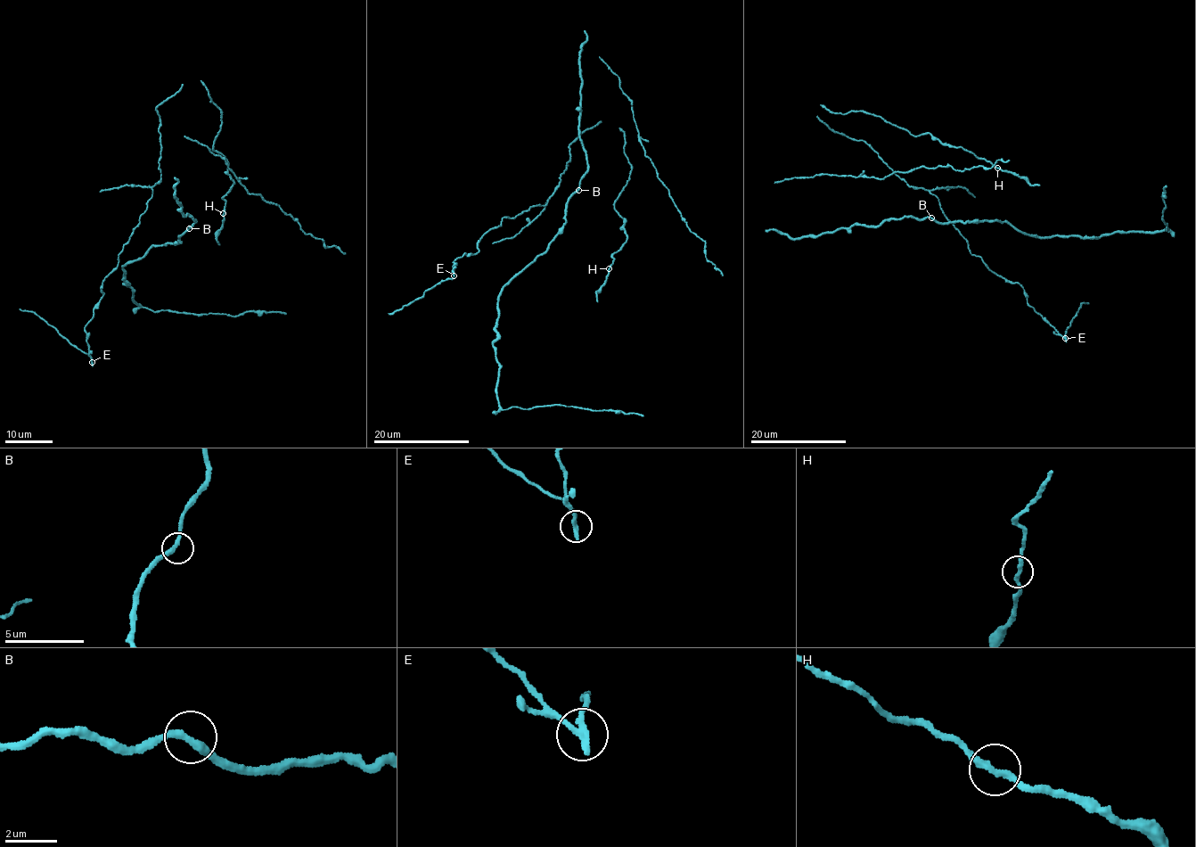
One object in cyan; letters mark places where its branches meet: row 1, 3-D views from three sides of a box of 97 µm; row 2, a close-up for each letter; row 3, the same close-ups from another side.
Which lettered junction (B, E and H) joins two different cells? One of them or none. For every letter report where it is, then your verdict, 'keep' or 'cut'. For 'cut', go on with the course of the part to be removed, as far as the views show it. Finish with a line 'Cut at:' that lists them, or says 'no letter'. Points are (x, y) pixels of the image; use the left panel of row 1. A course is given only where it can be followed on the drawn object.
B: place (189, 228); keep
E: place (92, 362); cut; course (92, 361), (87, 354), (35, 313), (19, 309)
H: place (223, 213); keep
Cut at: E

